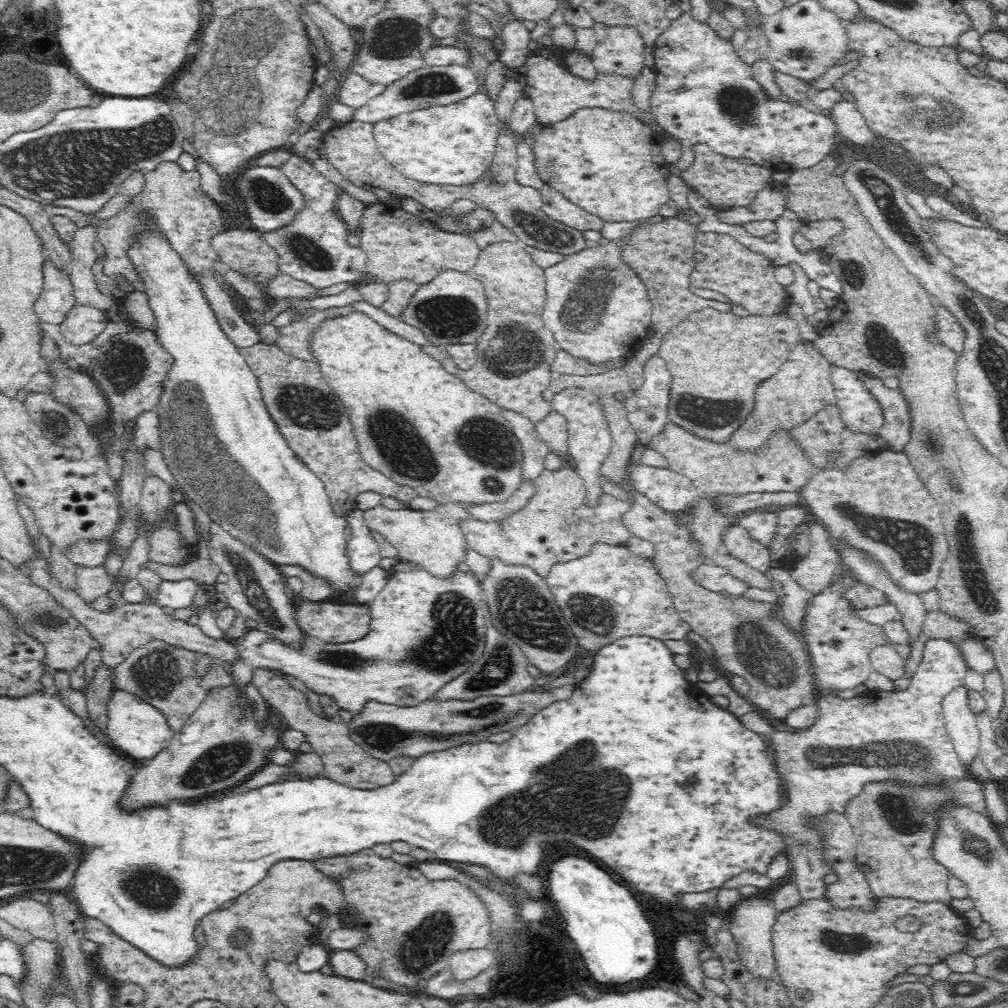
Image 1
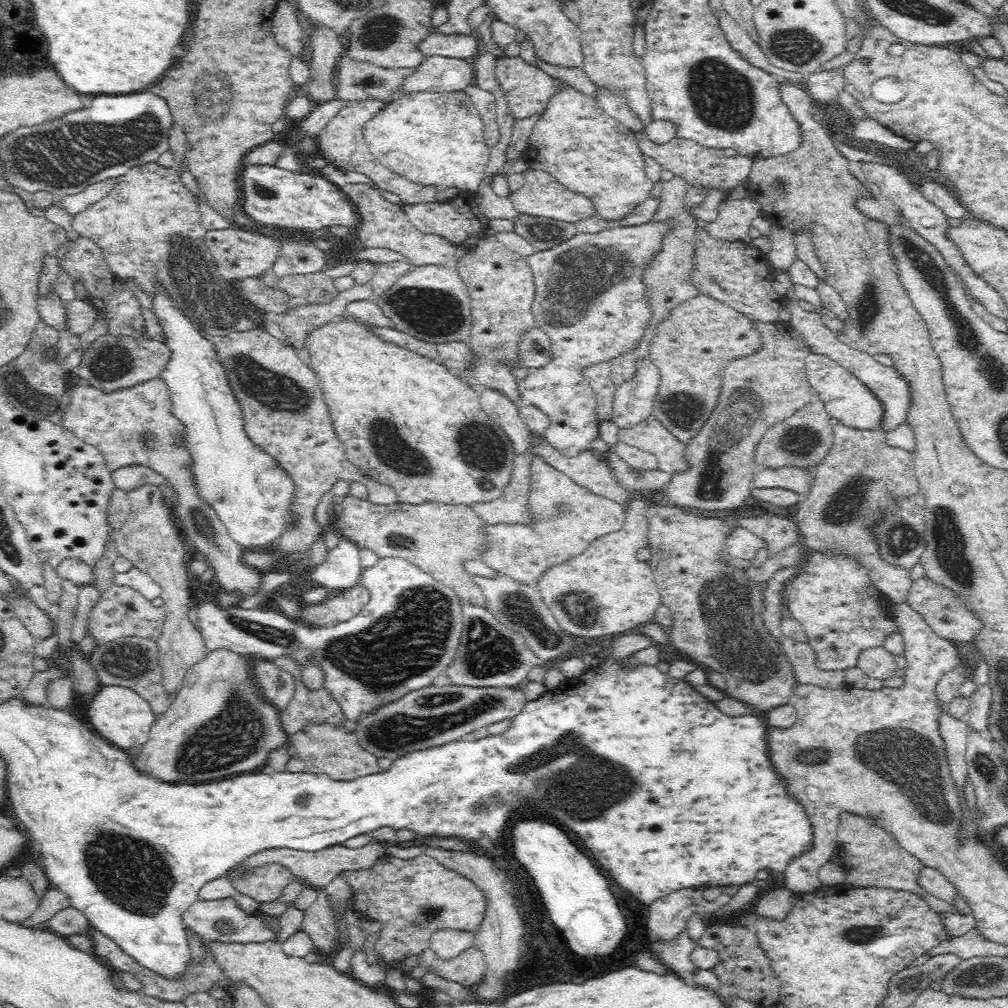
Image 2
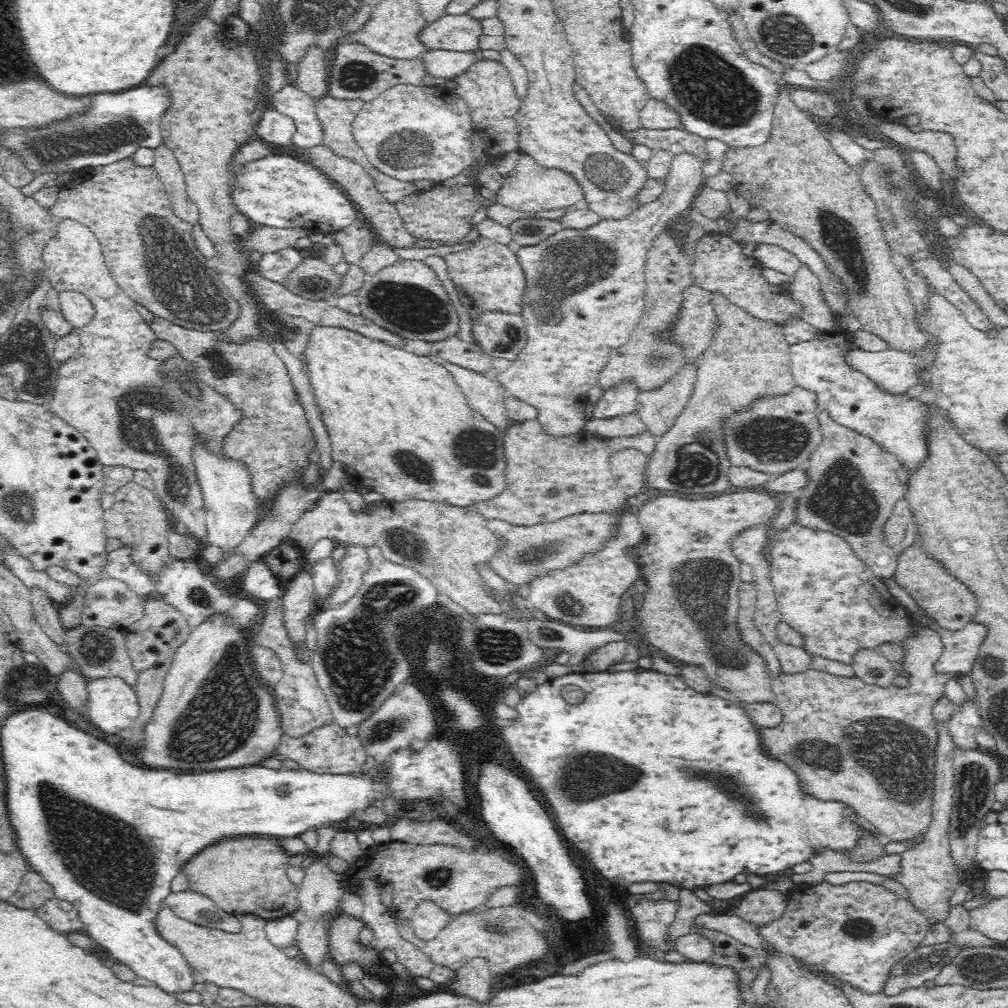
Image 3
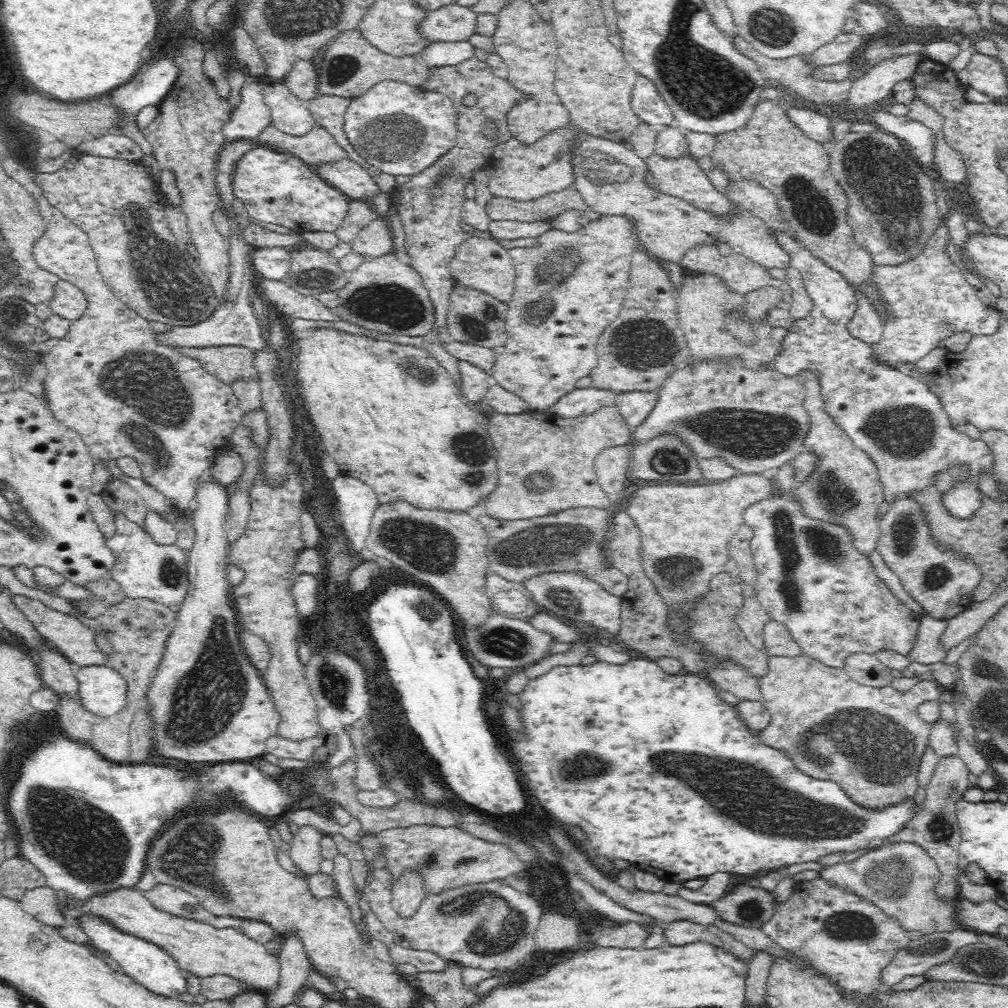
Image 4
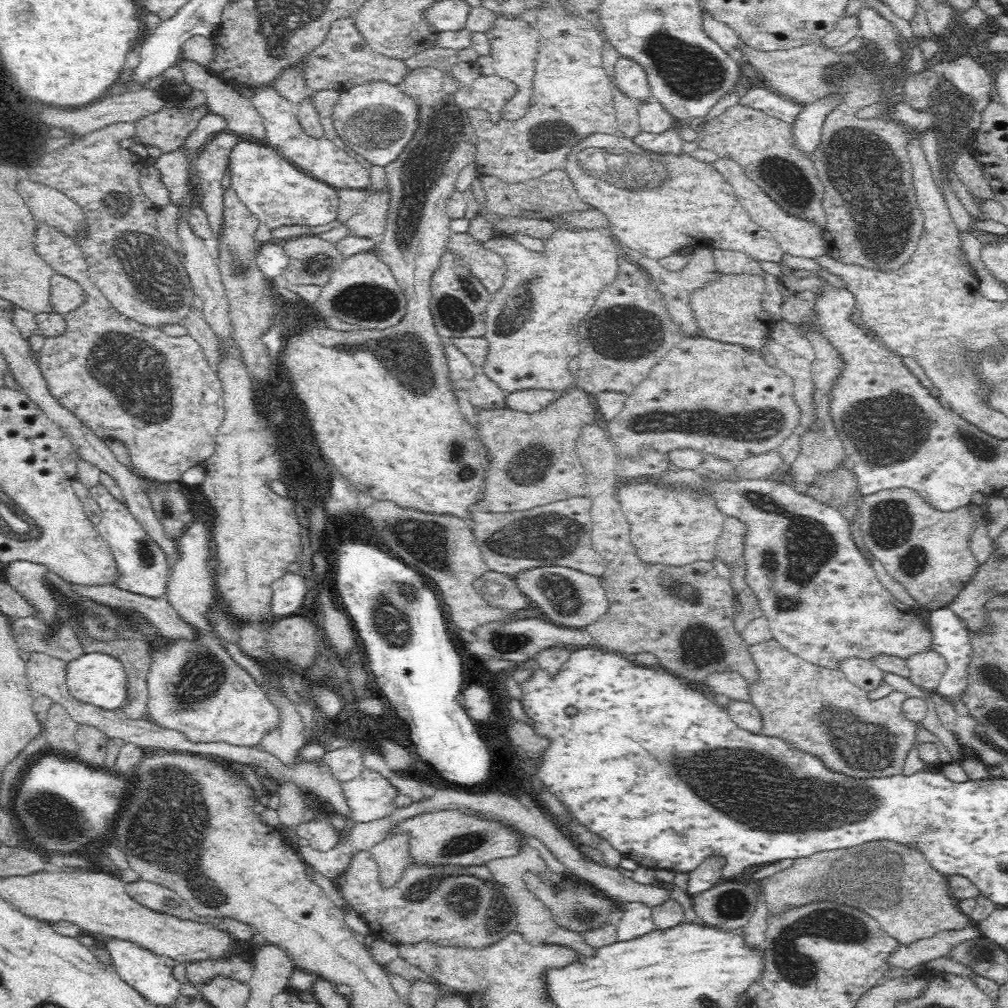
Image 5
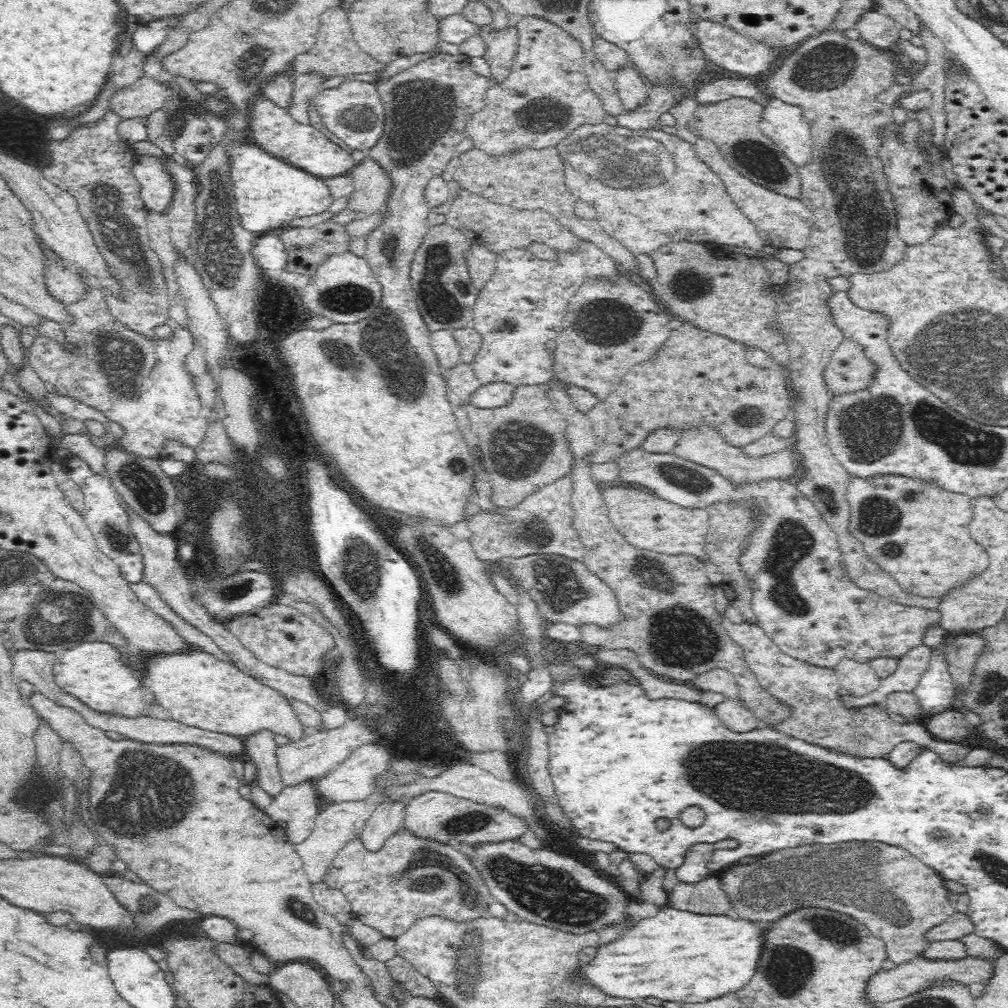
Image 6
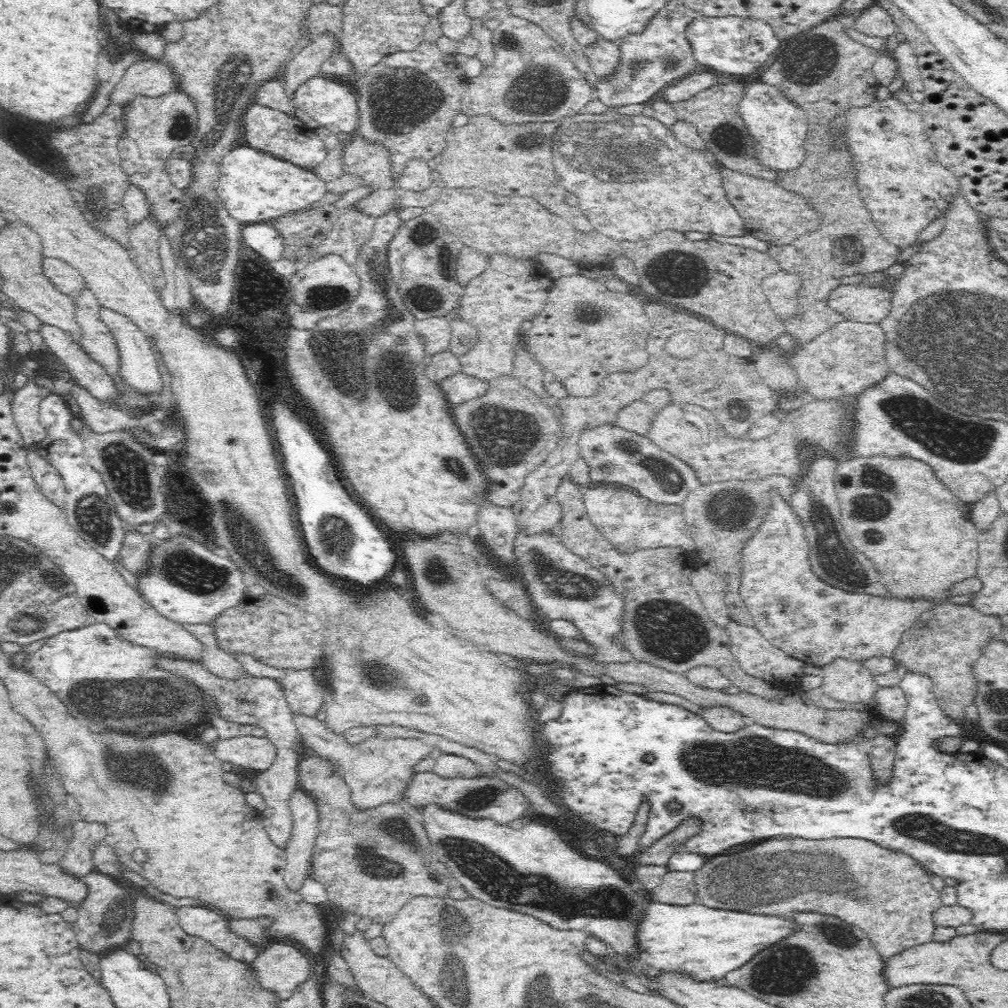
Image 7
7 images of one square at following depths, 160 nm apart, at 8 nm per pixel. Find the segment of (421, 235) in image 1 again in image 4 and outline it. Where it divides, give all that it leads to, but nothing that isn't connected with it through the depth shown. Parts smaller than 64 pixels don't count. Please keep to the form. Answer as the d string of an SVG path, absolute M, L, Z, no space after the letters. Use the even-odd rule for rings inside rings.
M318 123L309 128L306 134L298 136L286 134L274 125L268 124L258 138L258 143L263 142L271 144L278 152L289 153L300 158L311 167L322 162L330 164L348 158L334 137Z

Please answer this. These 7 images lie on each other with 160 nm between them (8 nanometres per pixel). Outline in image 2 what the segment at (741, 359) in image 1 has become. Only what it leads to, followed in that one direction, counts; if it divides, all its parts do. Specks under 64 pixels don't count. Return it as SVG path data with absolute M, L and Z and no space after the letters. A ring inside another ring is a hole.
M698 293L693 297L682 298L669 313L666 319L660 321L657 327L647 339L647 357L659 370L659 382L661 395L654 400L651 415L664 426L664 428L680 442L686 442L705 421L716 396L718 396L719 380L717 374L721 371L723 364L728 364L728 360L742 356L743 361L754 350L759 347L759 334L752 329L751 317L740 314L730 306L711 298L704 293Z

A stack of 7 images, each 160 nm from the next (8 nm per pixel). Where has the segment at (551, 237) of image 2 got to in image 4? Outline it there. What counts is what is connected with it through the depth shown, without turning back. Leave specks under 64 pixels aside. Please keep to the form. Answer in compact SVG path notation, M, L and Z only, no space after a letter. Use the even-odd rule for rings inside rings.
M490 219L486 225L486 232L494 240L514 240L517 238L538 237L550 230L548 222L526 223L516 220L494 220Z

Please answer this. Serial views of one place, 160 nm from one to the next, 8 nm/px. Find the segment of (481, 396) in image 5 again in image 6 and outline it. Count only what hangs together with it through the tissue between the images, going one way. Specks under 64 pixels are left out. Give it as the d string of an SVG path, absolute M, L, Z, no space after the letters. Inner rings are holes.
M469 363L452 365L446 369L447 396L451 407L458 408L468 403L472 392L476 392L478 386L482 386L480 380L476 380Z

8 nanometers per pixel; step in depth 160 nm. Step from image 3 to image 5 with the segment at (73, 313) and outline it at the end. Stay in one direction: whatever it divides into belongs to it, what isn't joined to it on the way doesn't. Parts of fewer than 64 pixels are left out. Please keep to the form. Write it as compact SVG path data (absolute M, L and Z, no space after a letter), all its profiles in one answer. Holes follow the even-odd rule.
M53 272L50 278L50 303L55 313L72 312L85 300L83 289L72 278Z

